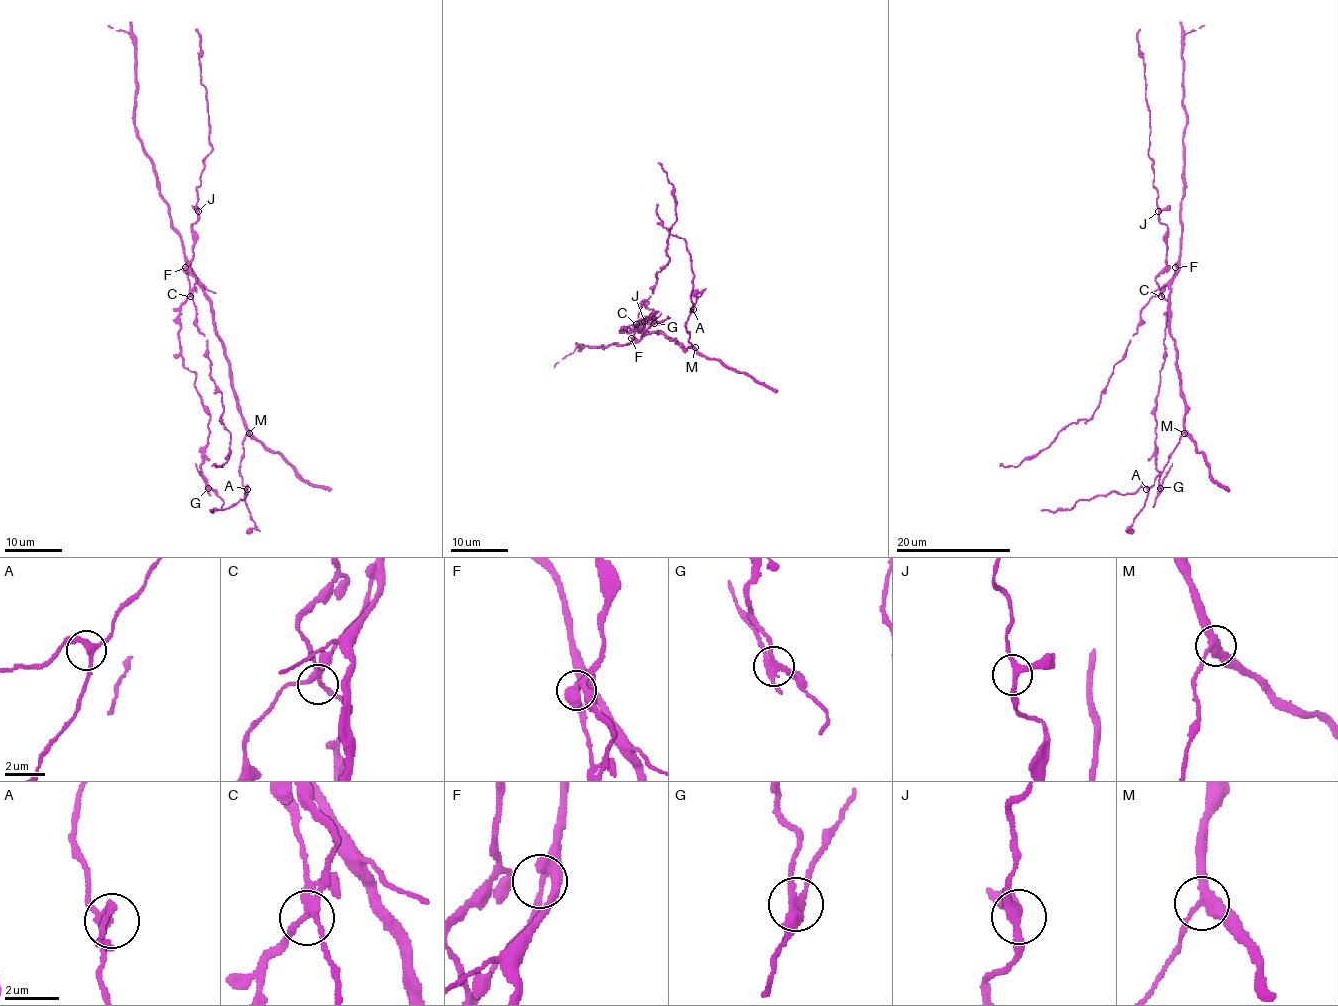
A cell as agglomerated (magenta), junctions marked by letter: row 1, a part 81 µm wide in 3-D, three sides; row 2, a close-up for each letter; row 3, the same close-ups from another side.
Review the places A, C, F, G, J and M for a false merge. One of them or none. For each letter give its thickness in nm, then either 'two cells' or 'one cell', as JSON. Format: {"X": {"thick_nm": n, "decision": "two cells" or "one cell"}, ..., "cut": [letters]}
{"A": {"thick_nm": 280, "decision": "one cell"}, "C": {"thick_nm": 240, "decision": "one cell"}, "F": {"thick_nm": 260, "decision": "one cell"}, "G": {"thick_nm": 260, "decision": "two cells"}, "J": {"thick_nm": 280, "decision": "one cell"}, "M": {"thick_nm": 360, "decision": "one cell"}, "cut": ["G"]}

